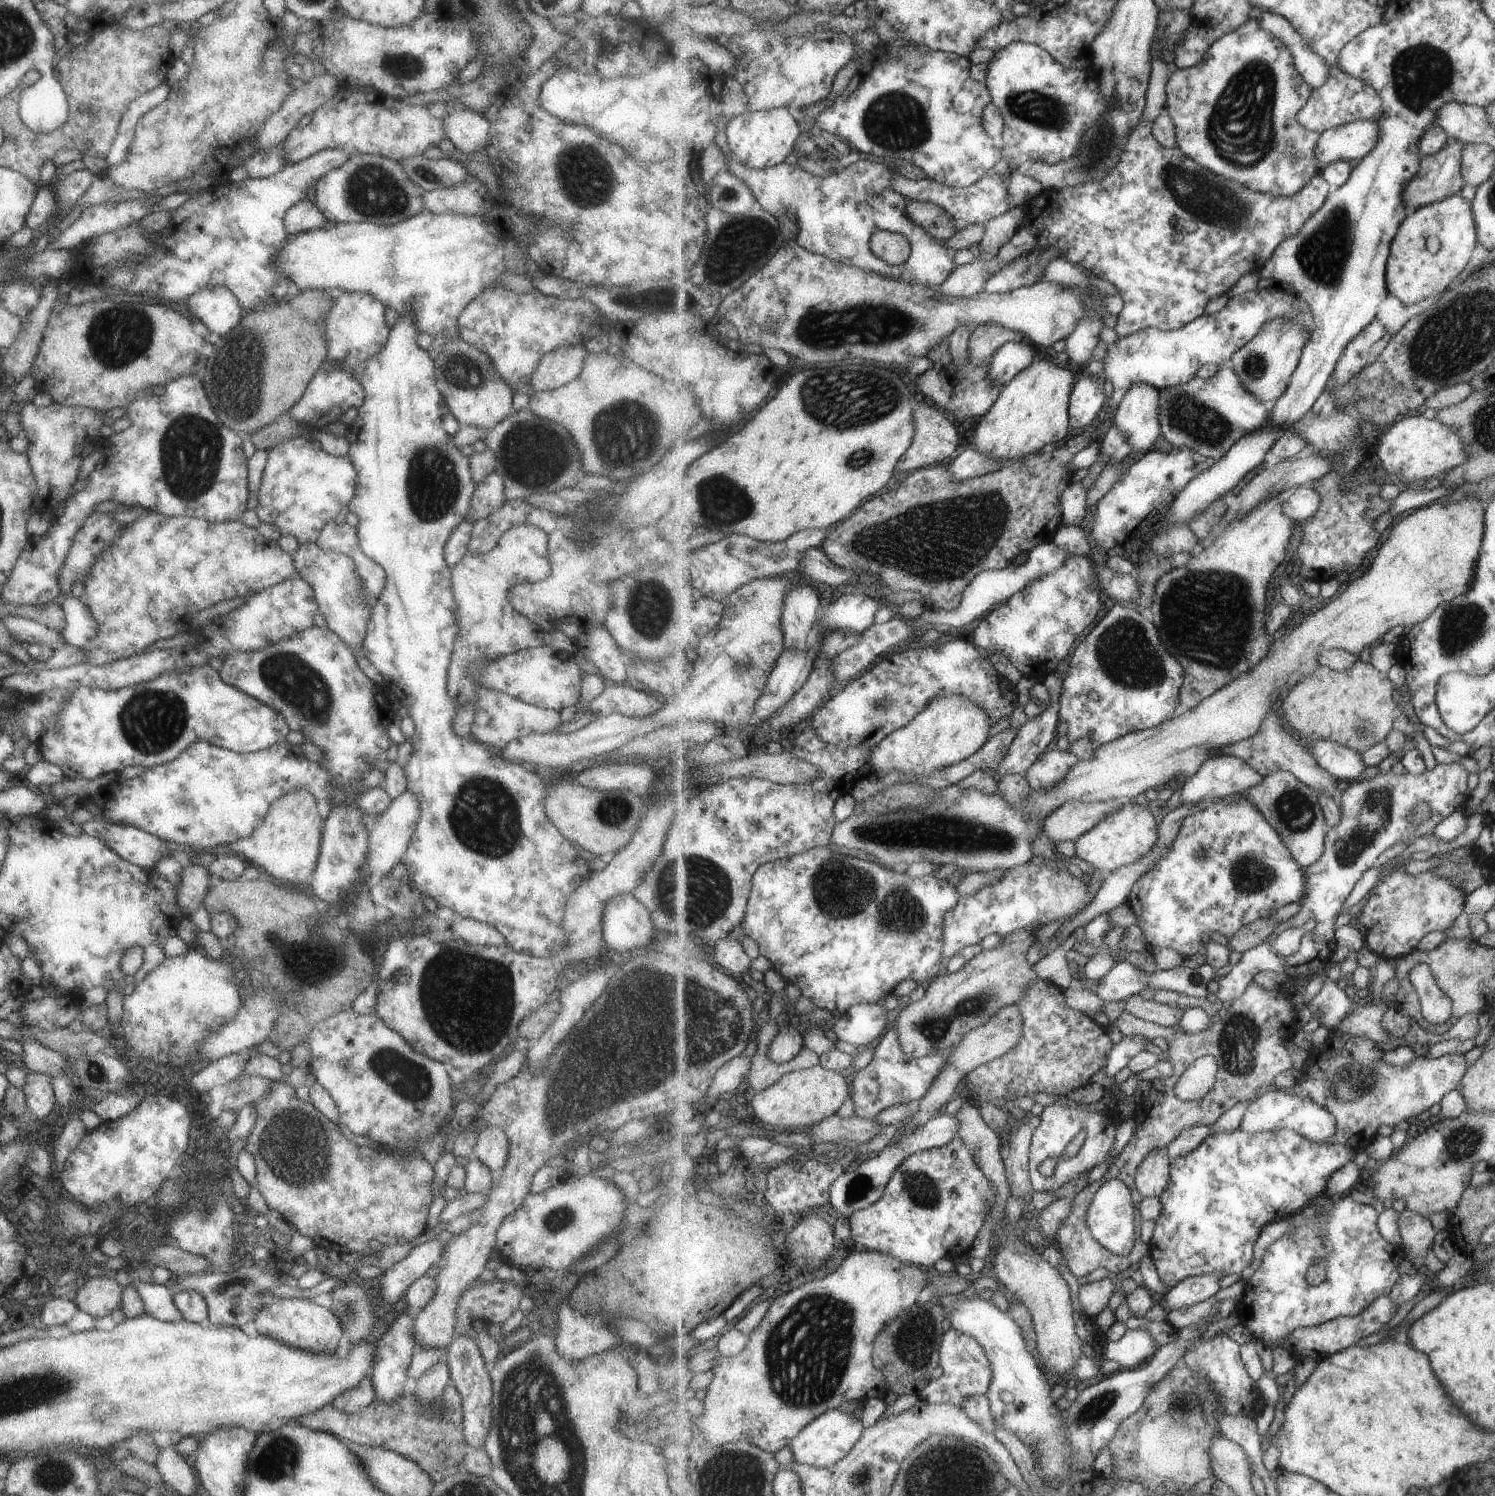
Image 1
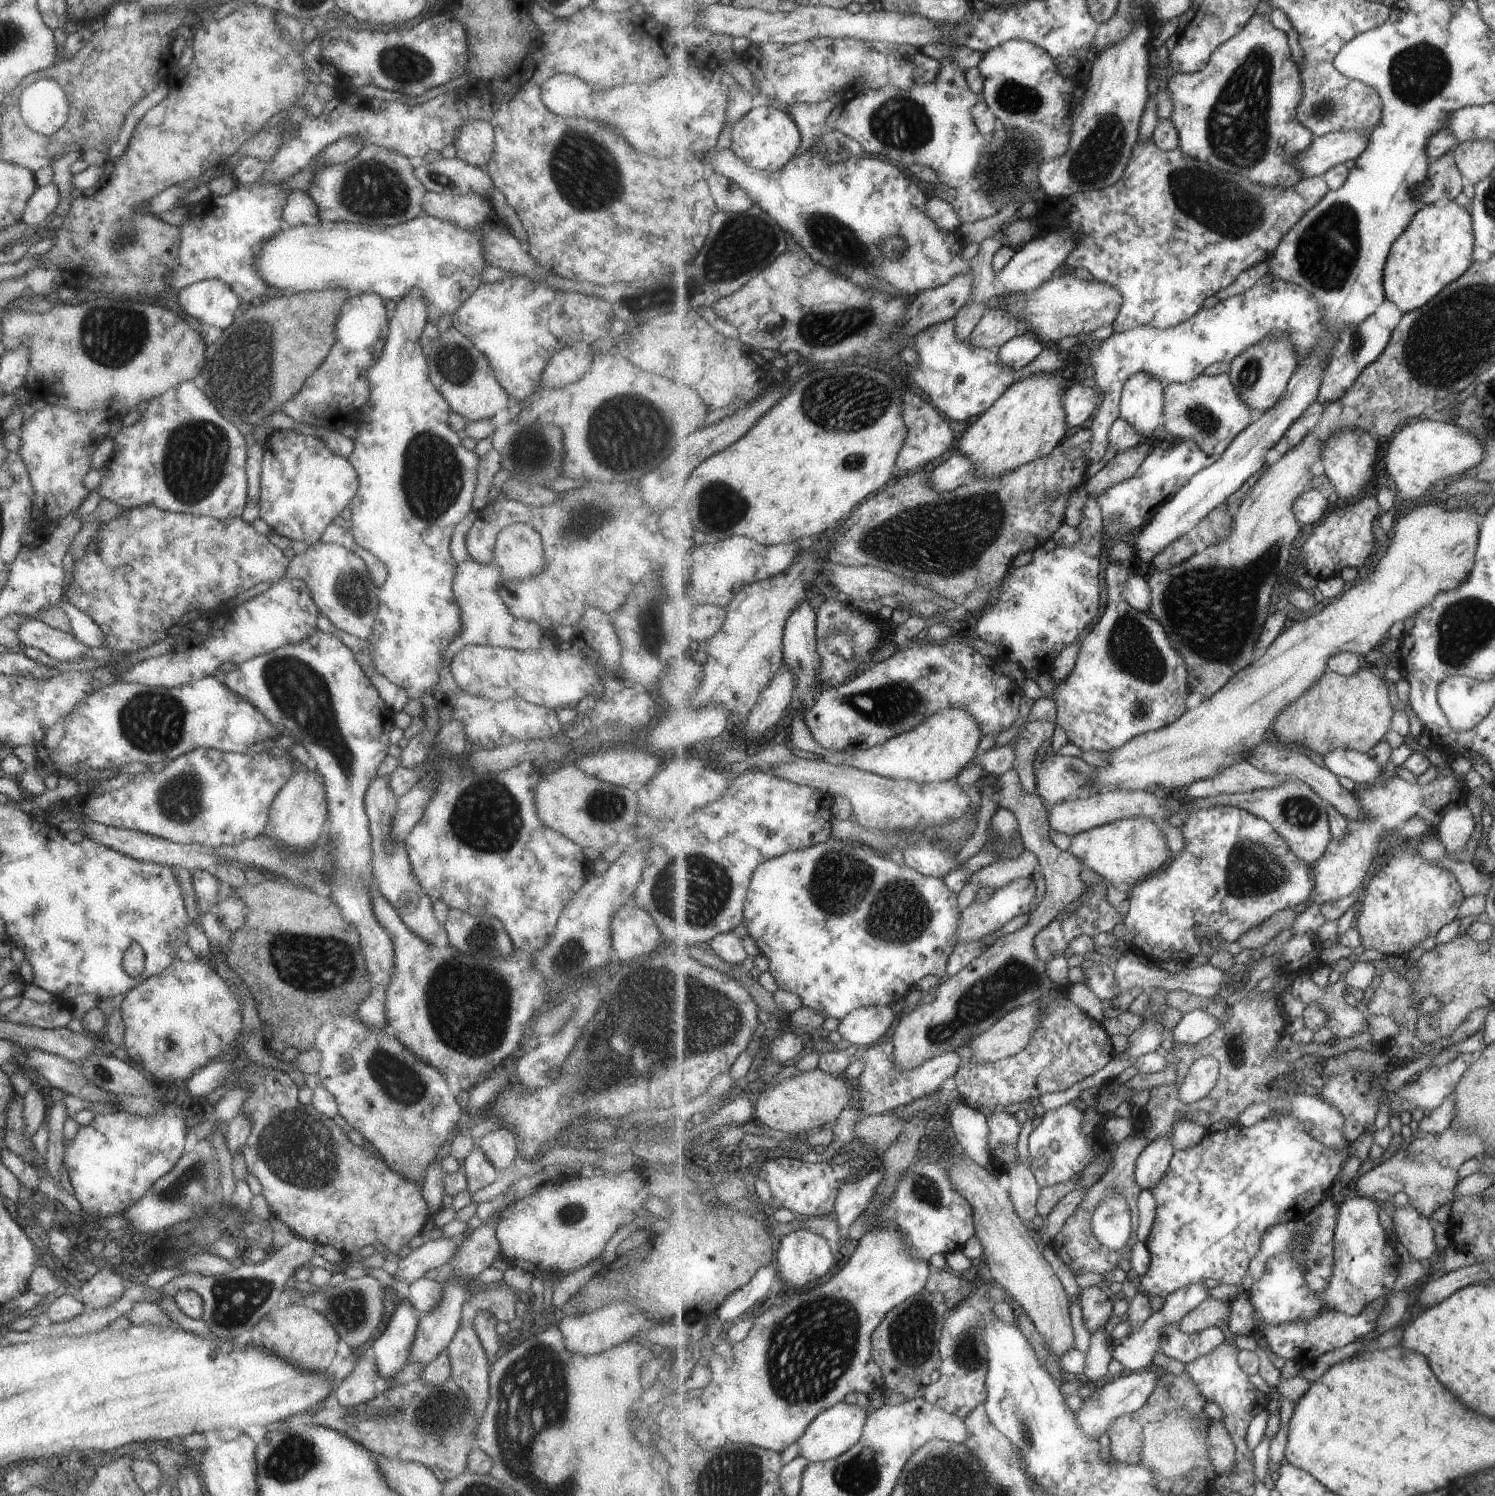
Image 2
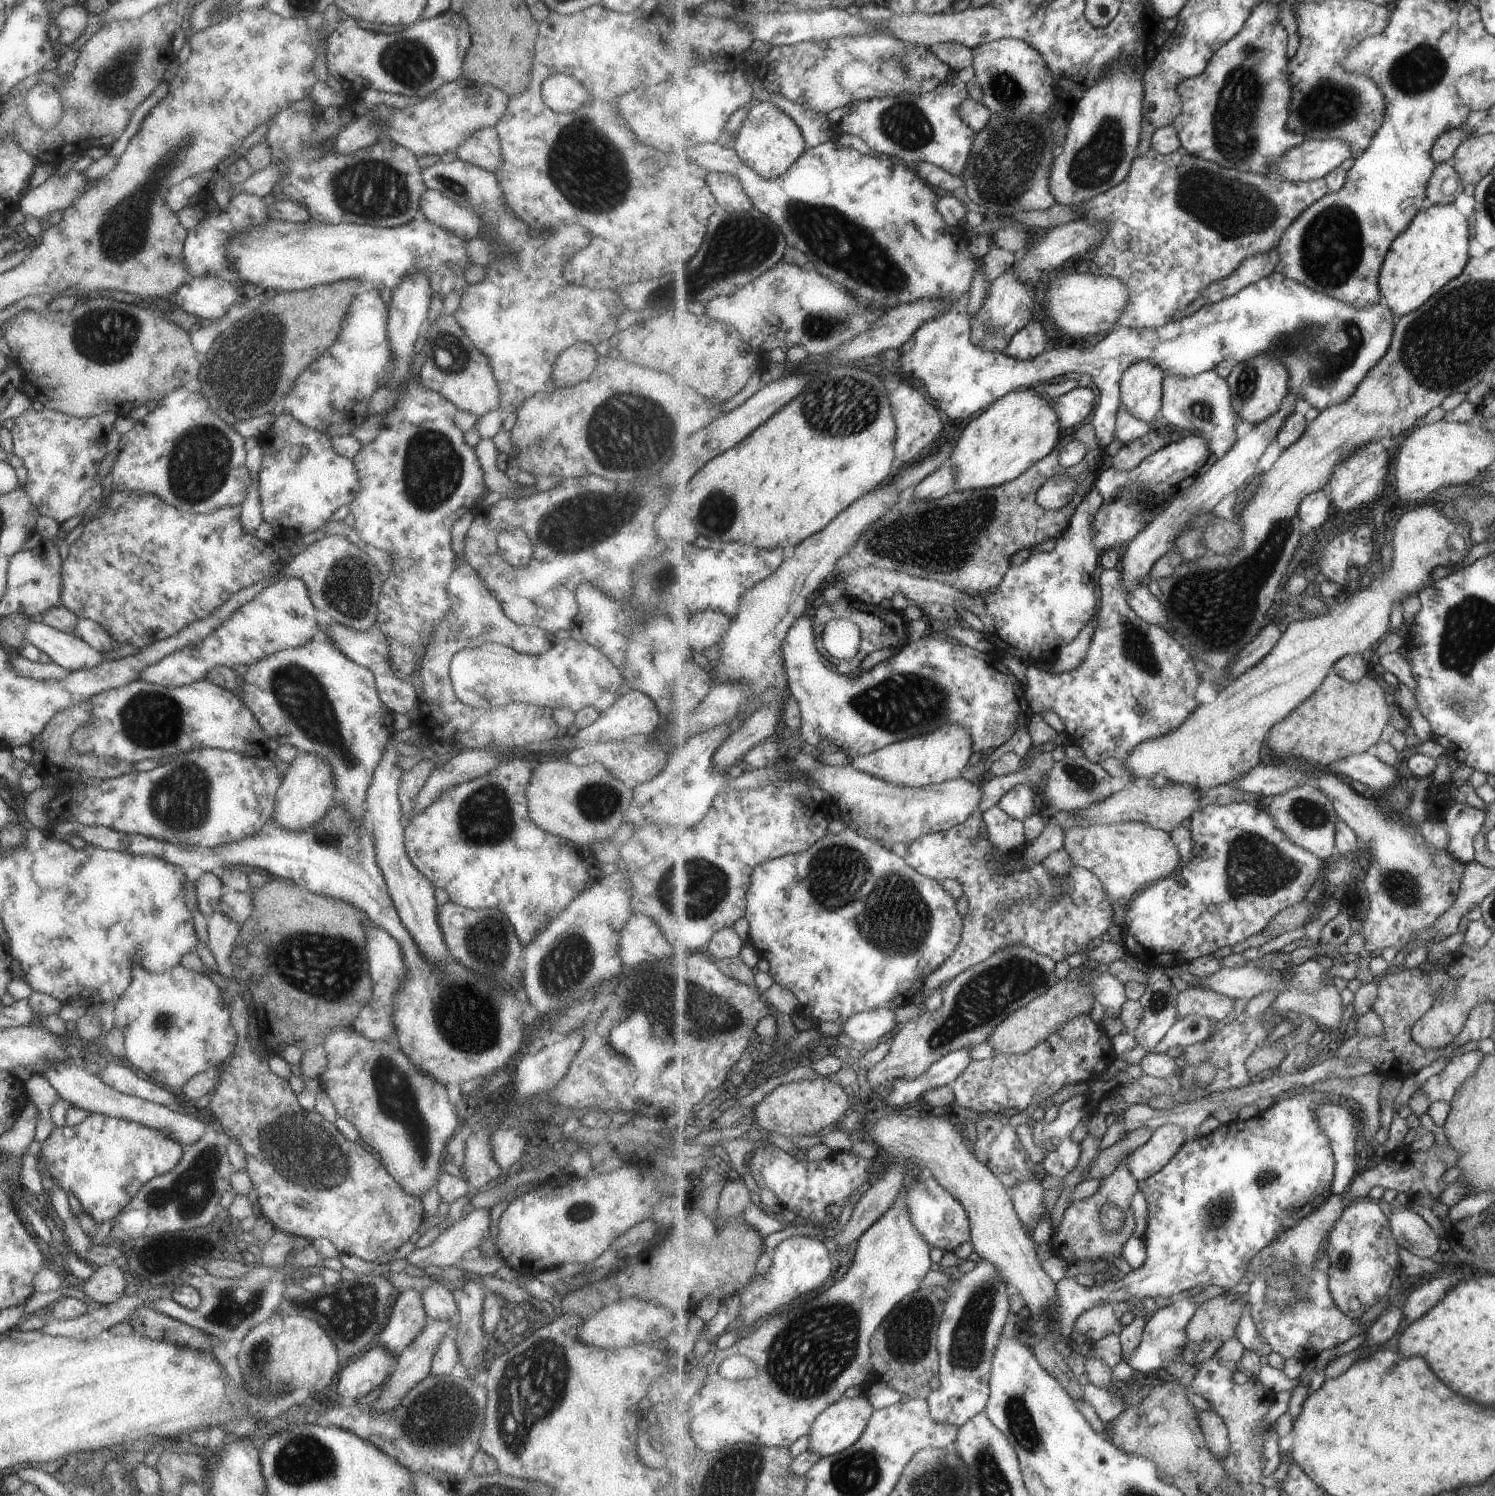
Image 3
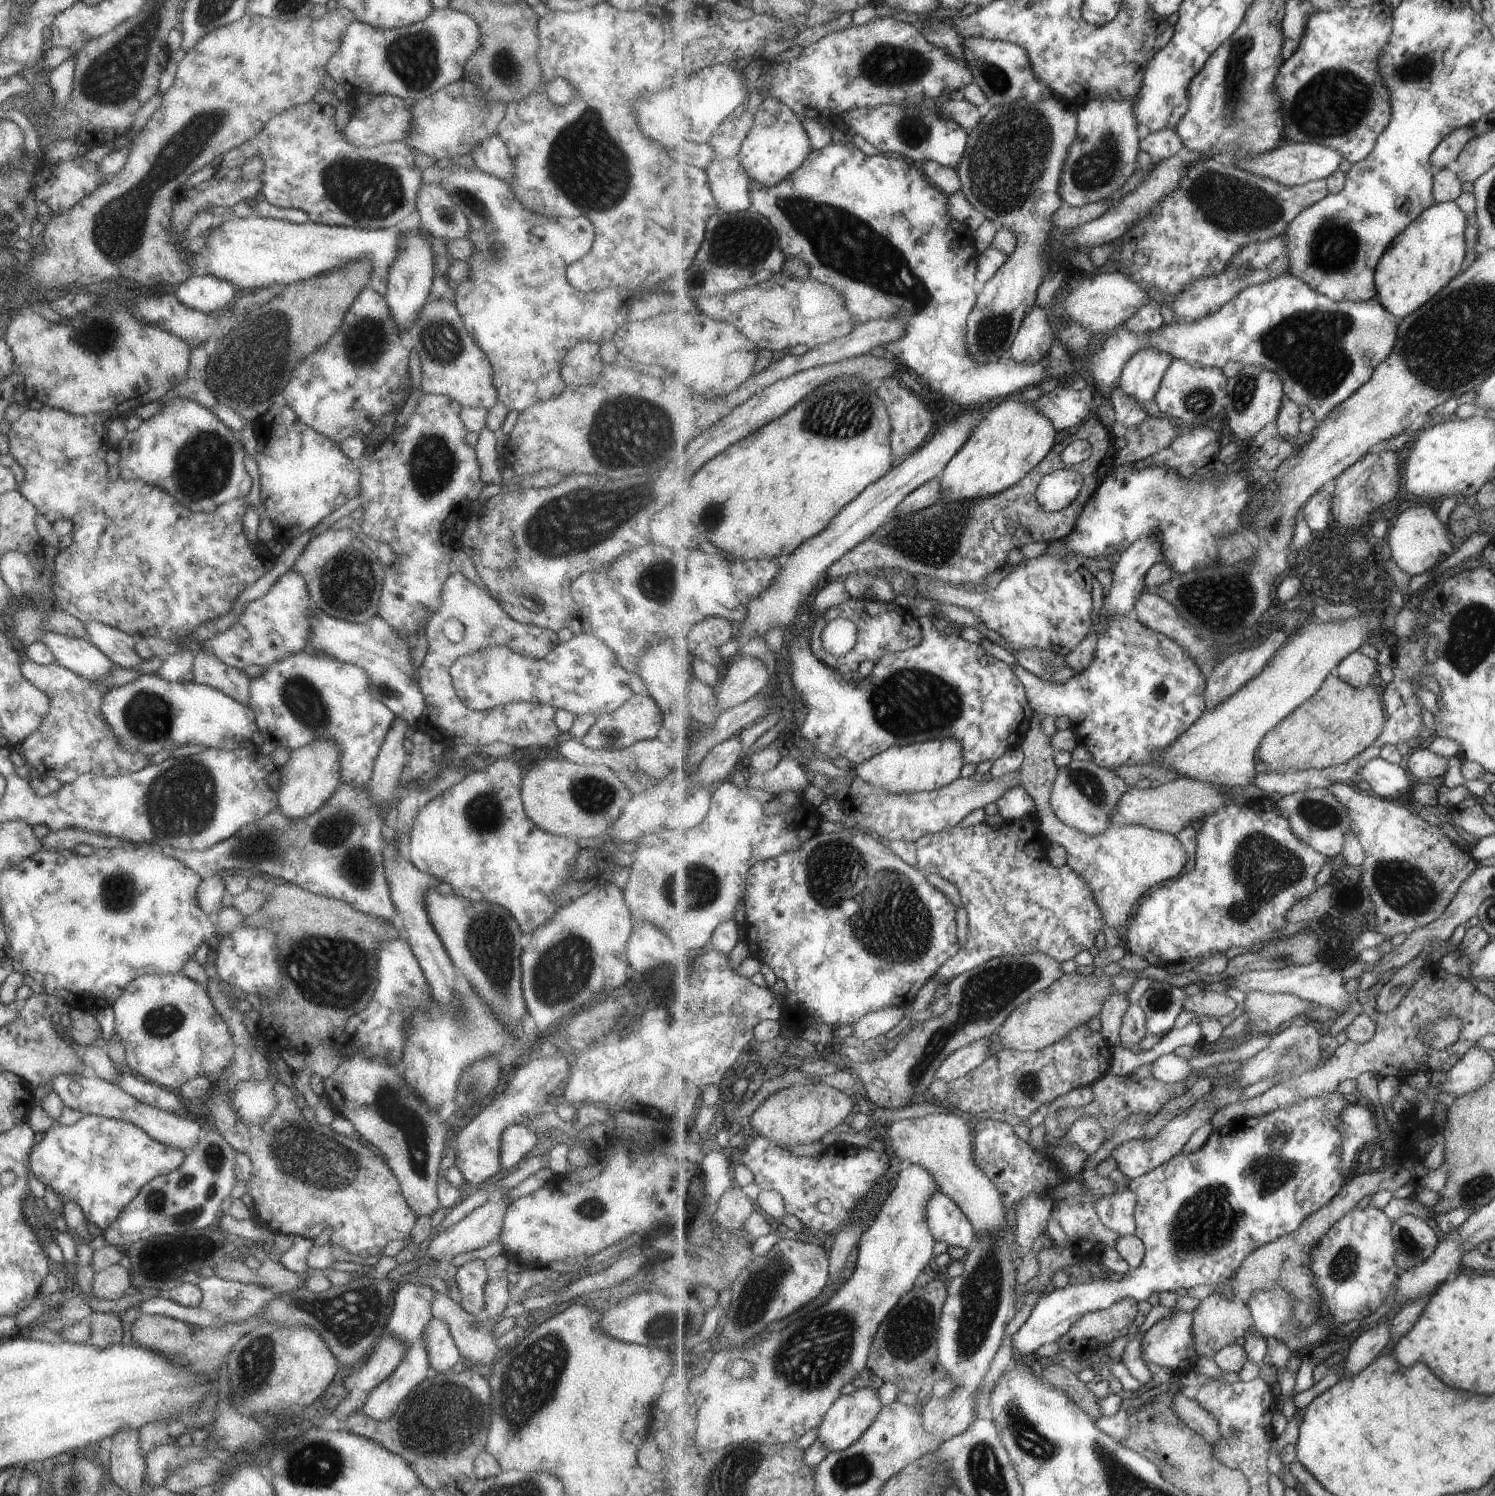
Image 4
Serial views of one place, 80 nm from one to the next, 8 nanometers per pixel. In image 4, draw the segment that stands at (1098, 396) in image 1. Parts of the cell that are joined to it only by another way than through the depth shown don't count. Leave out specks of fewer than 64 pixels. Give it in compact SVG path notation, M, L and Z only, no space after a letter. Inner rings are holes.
M1089 386L1081 390L1056 387L1035 400L1032 406L1052 420L1057 432L1063 432L1079 428L1087 416L1091 416L1095 408L1095 392Z

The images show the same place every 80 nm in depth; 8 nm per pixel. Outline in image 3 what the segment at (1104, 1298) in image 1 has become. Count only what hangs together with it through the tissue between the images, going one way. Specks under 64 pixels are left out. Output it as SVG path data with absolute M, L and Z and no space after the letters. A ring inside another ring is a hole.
M1125 1302L1100 1305L1083 1313L1075 1323L1074 1329L1077 1334L1084 1336L1085 1342L1092 1348L1095 1342L1109 1334L1120 1336L1124 1329L1121 1318L1129 1309L1134 1314L1137 1311L1135 1304L1130 1306Z

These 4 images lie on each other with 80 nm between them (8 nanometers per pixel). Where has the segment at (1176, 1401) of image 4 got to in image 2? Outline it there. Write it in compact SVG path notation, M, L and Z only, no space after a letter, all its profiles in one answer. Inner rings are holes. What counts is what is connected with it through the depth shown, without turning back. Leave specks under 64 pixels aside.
M1213 1419L1208 1430L1208 1443L1213 1464L1222 1475L1236 1467L1237 1447L1228 1426L1220 1420Z

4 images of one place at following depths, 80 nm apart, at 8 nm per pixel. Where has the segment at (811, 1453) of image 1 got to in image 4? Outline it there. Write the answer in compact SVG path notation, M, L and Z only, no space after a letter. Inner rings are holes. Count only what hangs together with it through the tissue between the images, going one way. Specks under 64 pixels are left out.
M859 1387L848 1394L841 1395L829 1409L827 1415L817 1428L817 1436L831 1451L842 1451L855 1444L876 1422L877 1415L885 1408L880 1397L880 1390L870 1387Z

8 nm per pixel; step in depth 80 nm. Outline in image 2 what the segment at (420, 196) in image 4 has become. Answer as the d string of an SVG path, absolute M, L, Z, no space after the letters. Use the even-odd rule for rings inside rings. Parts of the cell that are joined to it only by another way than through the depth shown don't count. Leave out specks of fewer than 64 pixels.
M425 191L421 199L425 214L456 224L459 228L475 229L487 218L490 200L479 195L447 195Z

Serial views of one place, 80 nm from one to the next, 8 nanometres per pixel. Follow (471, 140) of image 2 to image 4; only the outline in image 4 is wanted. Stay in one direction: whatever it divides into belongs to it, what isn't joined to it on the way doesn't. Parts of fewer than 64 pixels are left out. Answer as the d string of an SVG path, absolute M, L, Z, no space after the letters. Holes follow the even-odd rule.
M497 135L482 140L468 155L473 159L475 167L485 174L504 181L509 181L513 176L514 164Z

